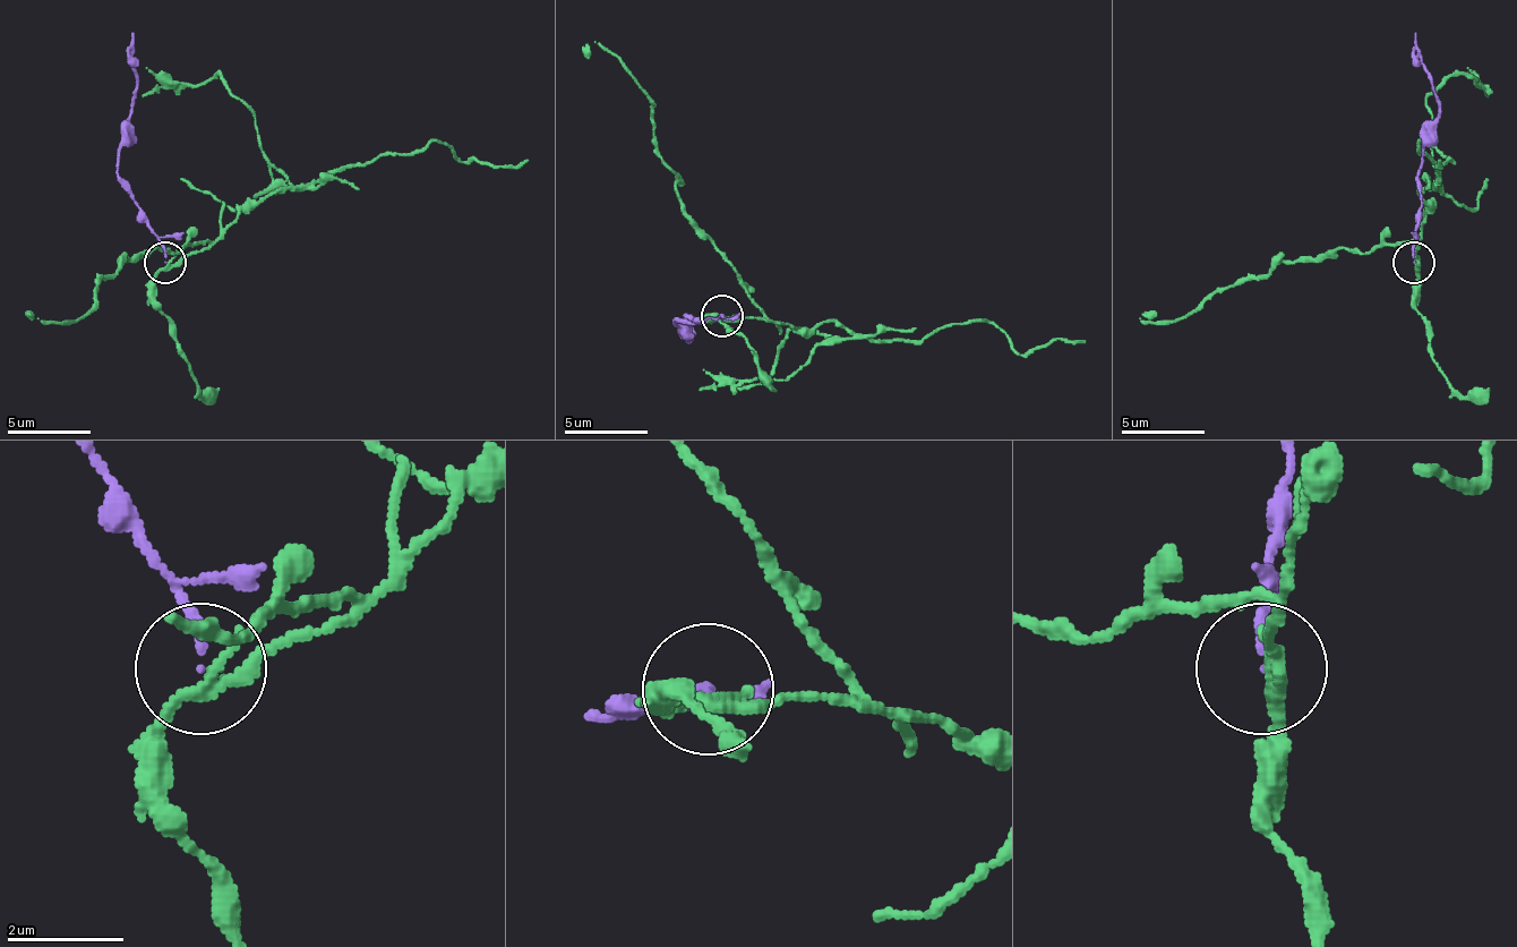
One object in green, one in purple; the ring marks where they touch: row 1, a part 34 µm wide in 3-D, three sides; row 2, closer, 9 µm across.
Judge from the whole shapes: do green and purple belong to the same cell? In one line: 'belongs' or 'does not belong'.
does not belong

